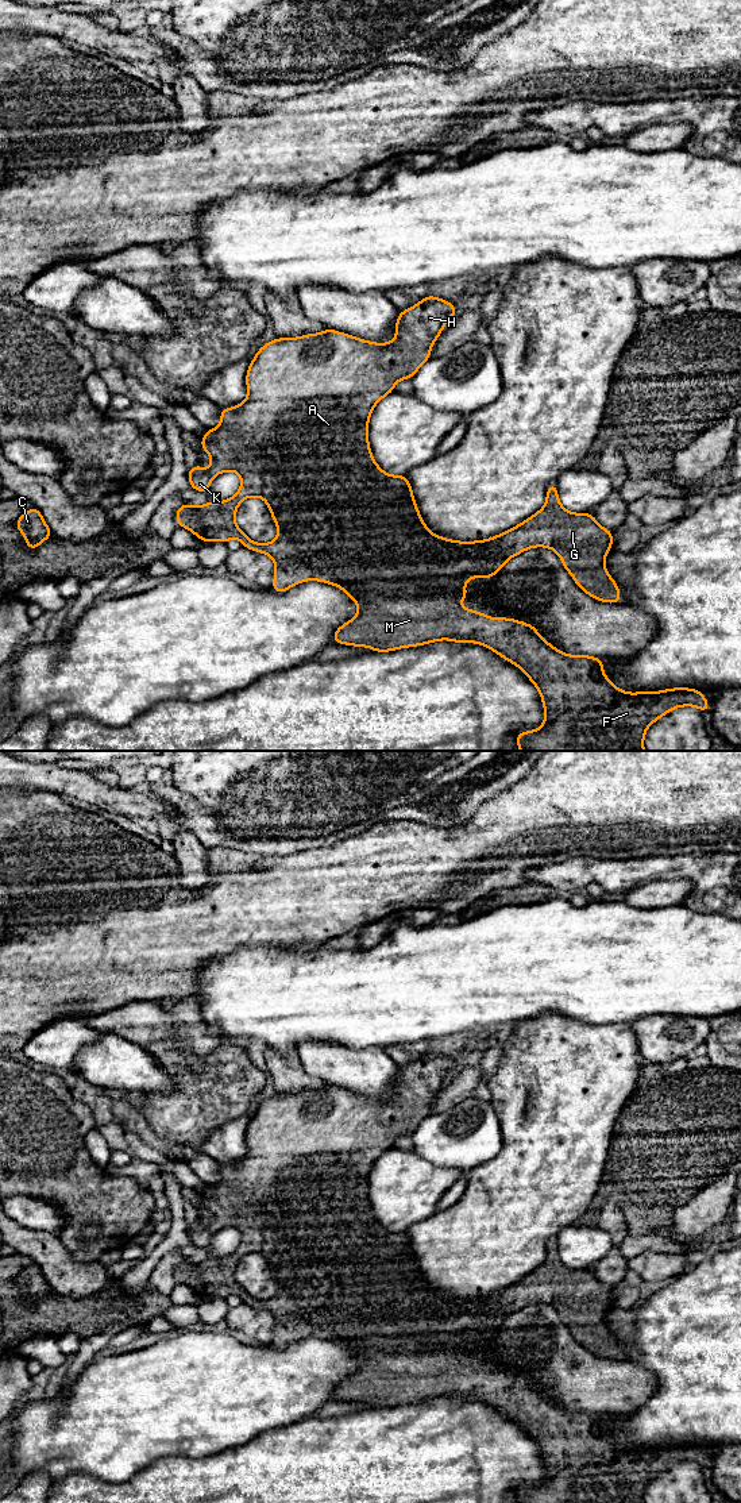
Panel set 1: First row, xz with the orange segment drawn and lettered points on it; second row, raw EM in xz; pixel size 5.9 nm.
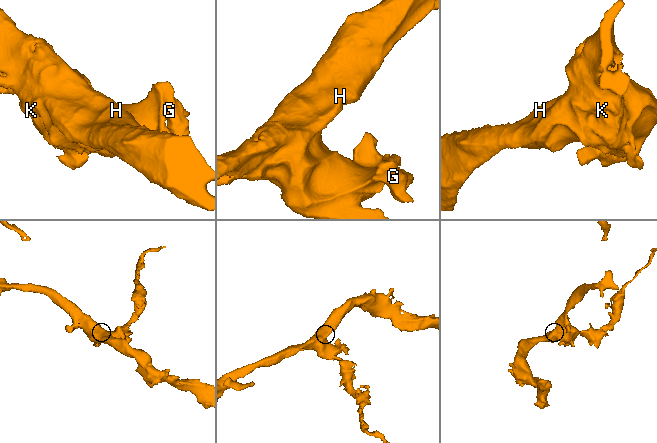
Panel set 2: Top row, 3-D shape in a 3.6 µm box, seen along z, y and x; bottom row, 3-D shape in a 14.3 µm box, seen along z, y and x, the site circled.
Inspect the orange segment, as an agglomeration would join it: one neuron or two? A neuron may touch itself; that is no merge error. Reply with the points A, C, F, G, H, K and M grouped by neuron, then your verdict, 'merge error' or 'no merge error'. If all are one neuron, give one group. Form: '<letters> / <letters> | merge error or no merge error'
A C F G H K M | no merge error

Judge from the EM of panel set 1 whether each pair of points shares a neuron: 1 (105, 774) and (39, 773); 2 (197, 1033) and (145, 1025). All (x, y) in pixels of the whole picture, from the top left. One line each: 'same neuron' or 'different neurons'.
1: different neurons
2: same neuron

